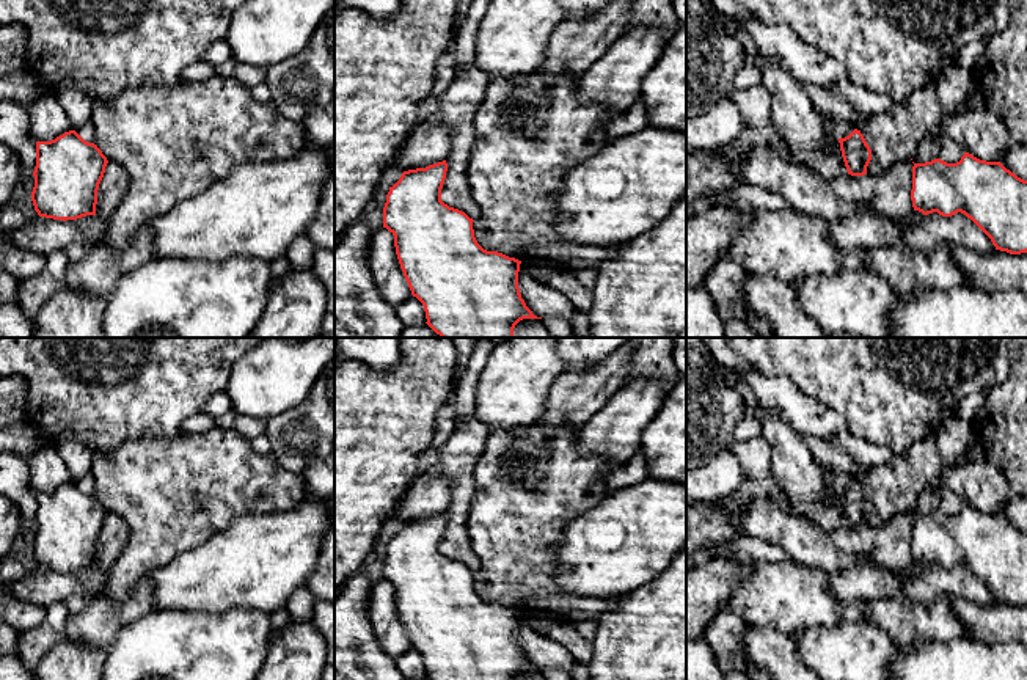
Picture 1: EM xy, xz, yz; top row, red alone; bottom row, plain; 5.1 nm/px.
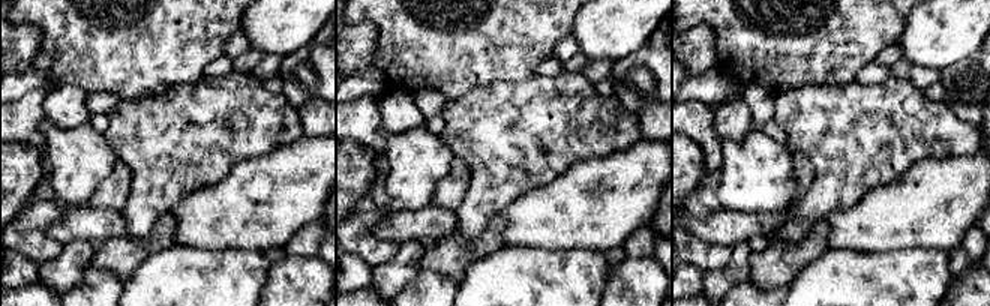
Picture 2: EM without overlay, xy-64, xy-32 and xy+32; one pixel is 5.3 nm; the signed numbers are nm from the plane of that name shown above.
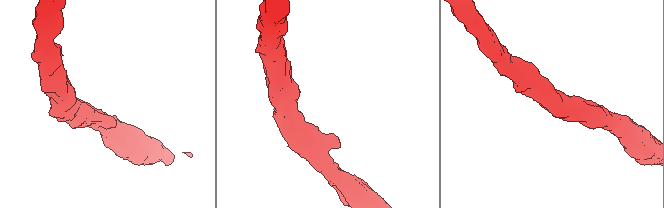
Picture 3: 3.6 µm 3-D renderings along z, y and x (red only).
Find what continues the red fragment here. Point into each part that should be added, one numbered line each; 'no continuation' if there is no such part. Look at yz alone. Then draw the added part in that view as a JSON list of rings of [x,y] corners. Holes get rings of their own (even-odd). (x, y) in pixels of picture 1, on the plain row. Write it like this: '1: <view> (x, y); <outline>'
no continuation

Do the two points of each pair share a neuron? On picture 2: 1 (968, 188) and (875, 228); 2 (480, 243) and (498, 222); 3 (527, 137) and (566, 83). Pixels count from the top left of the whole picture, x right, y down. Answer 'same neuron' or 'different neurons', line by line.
1: same neuron
2: same neuron
3: same neuron

